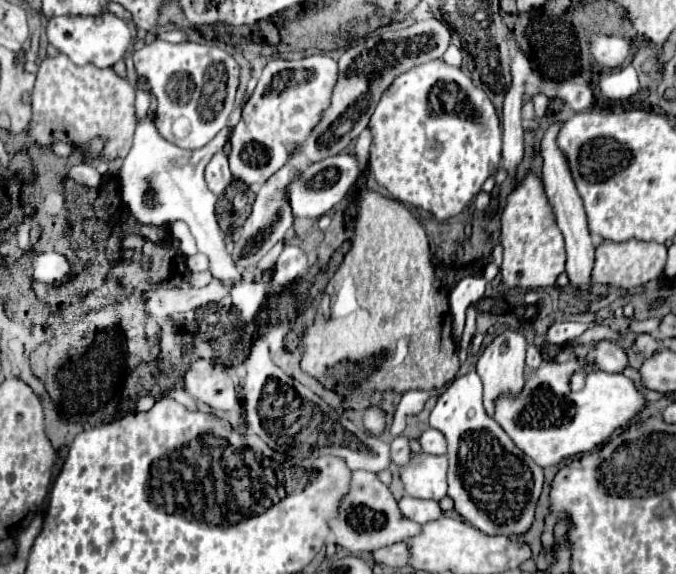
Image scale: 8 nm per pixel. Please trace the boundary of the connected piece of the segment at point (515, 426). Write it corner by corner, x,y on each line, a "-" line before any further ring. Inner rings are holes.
576,359
564,363
544,361
536,371
526,369
520,393
506,393
494,401
494,421
508,433
516,447
540,467
558,465
570,455
588,453
604,445
604,441
608,441
618,427
624,427
646,403
636,385
622,373
590,371
586,373
584,389
578,393
570,389
572,373
580,373

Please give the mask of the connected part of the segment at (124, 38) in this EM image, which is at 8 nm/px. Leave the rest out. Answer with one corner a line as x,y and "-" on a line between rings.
104,11
96,17
80,17
80,15
52,17
48,19
46,35
48,41
76,65
94,63
96,67
112,67
120,57
124,57
124,53
132,45
132,35
126,21
110,11

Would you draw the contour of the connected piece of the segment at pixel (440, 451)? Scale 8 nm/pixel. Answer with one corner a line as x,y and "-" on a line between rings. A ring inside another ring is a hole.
426,429
420,435
420,445
422,445
422,451
432,453
432,455
444,455
446,453
444,435
440,431
436,431
436,429

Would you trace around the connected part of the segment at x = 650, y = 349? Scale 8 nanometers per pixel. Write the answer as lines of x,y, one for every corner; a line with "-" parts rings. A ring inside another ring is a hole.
638,335
634,347
638,349
638,353
642,353
644,357
650,357
656,349
658,349
658,341
652,335

